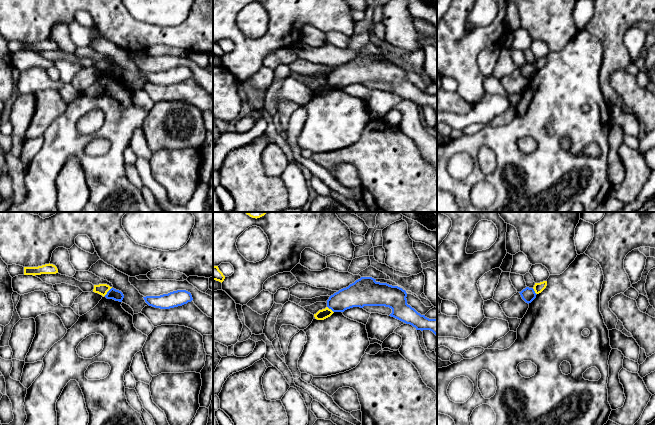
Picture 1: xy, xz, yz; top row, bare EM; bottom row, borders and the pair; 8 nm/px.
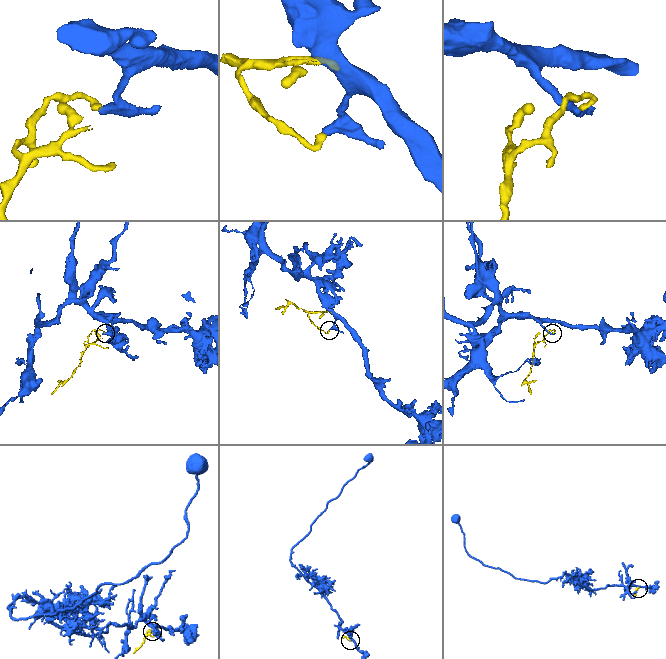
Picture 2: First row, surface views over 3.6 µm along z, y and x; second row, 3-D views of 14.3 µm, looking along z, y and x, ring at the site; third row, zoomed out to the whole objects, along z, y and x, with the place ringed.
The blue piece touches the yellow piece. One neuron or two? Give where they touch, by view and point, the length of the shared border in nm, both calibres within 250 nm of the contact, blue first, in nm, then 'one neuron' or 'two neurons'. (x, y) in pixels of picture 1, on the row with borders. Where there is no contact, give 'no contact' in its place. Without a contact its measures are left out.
xy (108, 291) | 90 nm | 90/90 nm | two neurons

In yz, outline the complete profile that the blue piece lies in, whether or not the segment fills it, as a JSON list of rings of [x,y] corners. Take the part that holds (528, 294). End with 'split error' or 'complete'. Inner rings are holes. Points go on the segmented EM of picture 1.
[[[526,287],[519,293],[520,293],[522,299],[528,304],[531,303],[536,298],[536,295],[537,295],[535,293],[534,289],[529,288],[529,287]]] | complete

